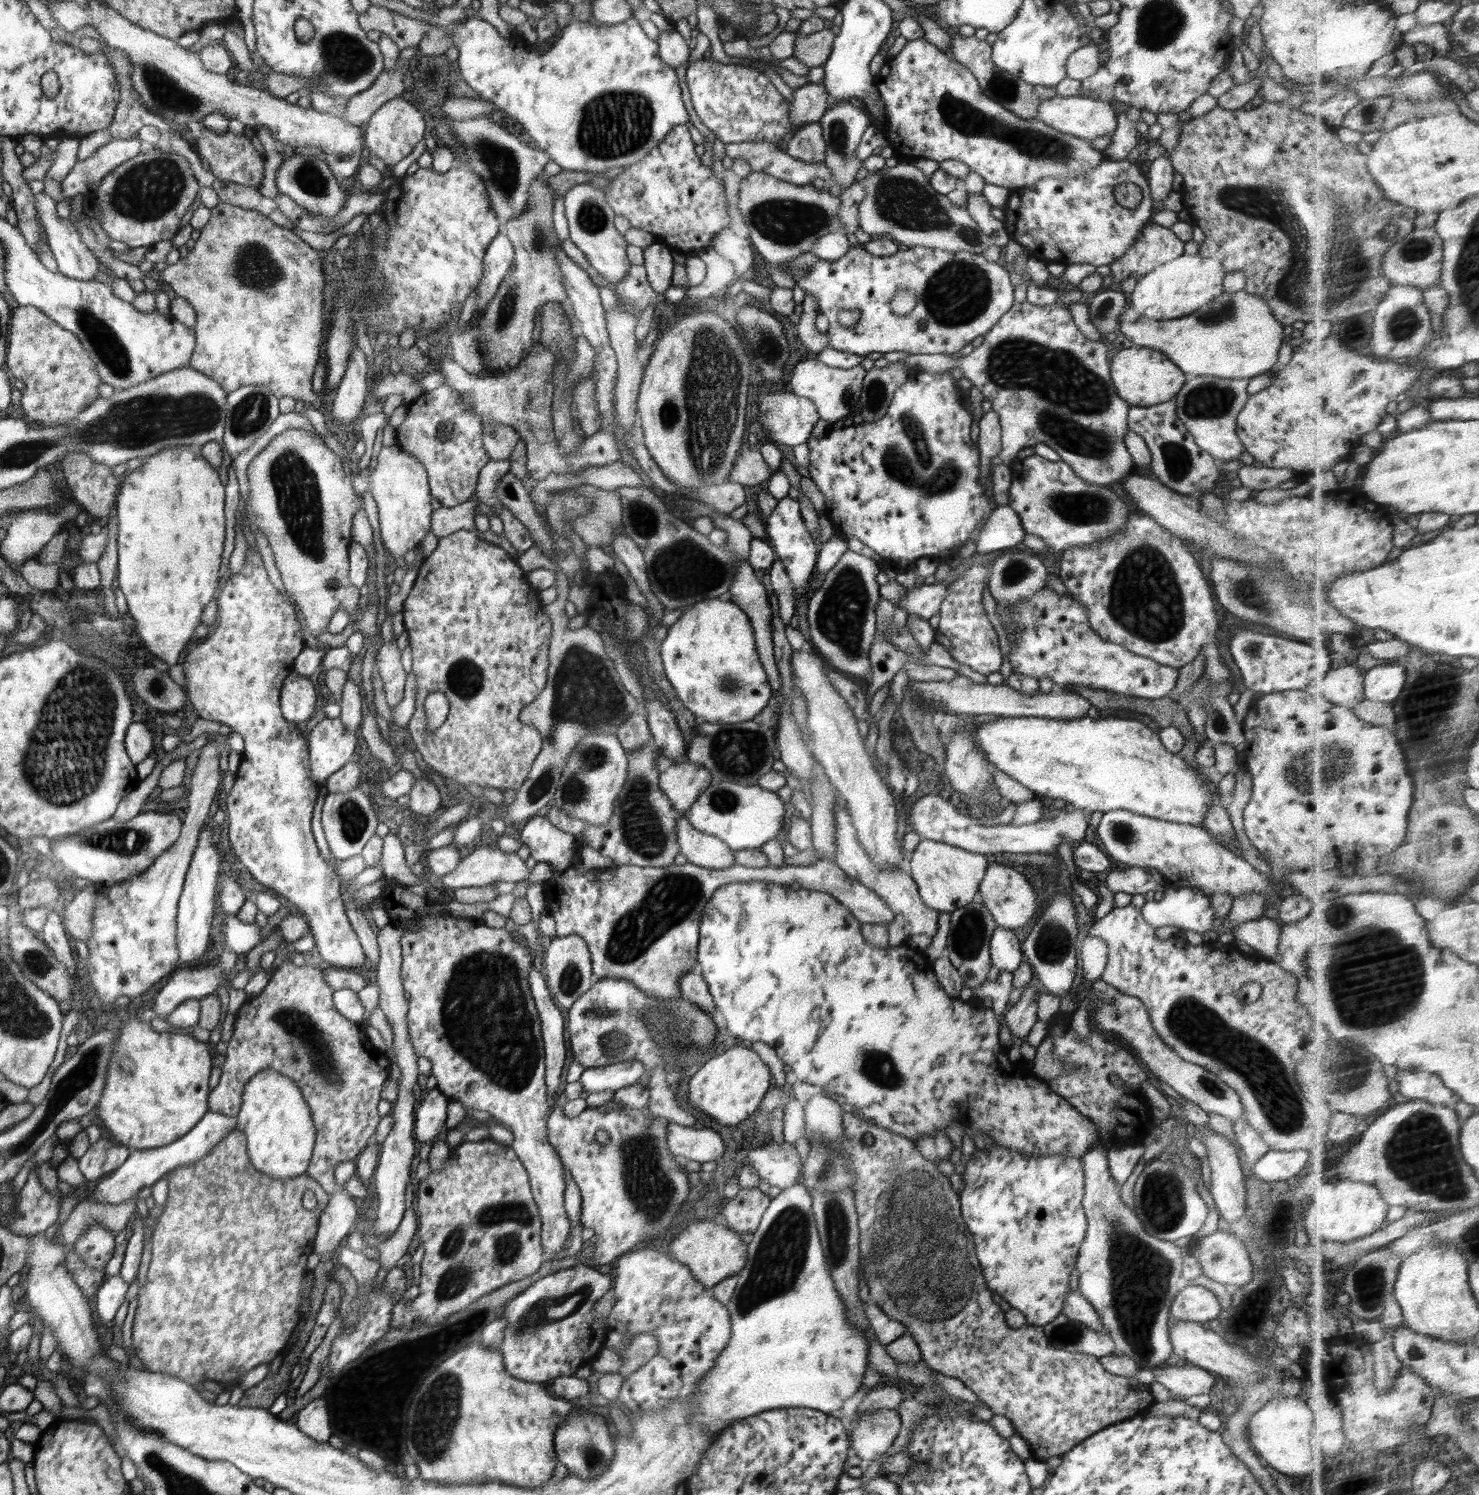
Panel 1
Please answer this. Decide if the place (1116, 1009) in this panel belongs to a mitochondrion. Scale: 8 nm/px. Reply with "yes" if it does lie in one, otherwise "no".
yes

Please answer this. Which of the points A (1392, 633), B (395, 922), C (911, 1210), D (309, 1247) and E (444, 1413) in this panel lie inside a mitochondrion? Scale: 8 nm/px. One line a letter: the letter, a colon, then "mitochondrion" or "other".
A: other
B: other
C: mitochondrion
D: other
E: mitochondrion

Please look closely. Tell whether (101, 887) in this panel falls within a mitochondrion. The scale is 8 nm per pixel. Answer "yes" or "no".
no

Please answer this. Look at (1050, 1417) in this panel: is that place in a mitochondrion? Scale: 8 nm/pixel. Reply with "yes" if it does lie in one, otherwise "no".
no

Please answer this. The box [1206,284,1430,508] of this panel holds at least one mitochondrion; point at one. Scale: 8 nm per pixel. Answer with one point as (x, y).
(1404, 323)

